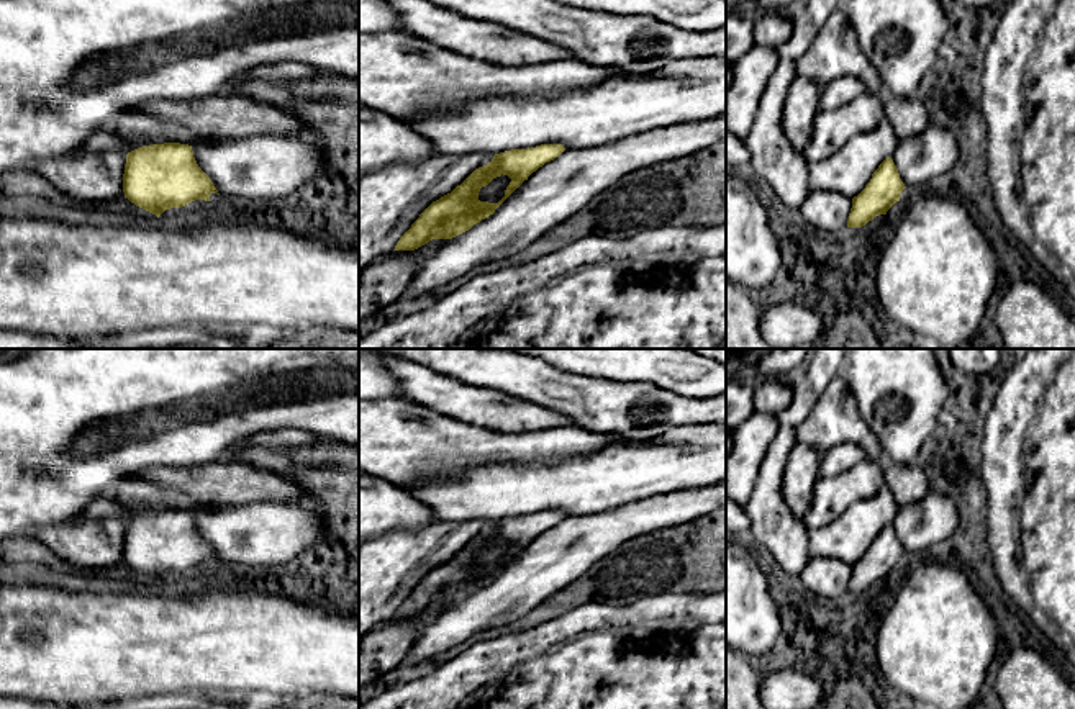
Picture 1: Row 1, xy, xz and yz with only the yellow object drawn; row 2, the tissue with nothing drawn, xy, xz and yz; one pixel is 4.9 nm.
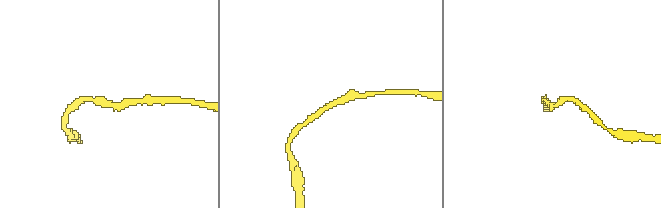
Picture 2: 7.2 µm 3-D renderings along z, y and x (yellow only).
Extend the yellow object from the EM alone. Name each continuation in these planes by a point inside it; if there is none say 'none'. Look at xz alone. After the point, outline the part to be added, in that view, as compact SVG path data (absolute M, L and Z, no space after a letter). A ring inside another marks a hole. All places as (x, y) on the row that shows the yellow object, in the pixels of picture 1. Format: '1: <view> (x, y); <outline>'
none

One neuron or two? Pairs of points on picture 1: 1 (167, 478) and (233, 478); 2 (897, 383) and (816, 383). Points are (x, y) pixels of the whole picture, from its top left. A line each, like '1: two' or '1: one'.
1: one
2: two

